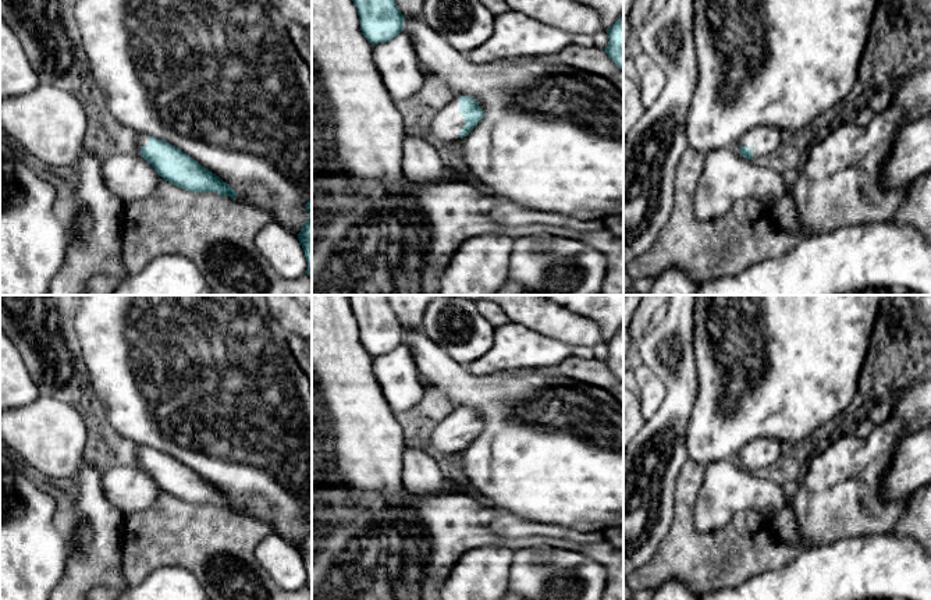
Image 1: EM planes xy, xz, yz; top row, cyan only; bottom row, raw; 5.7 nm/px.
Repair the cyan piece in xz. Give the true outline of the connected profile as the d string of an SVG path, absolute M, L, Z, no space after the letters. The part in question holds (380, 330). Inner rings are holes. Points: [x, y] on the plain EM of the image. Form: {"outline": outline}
{"outline": "M349 295L363 348L372 355L384 355L404 342L405 330L388 295Z"}

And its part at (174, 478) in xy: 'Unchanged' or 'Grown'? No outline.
Grown

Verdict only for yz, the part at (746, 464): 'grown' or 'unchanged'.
grown

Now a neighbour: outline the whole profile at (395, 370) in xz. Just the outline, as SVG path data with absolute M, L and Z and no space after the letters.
M402 342L395 349L373 356L373 373L392 412L401 413L417 405L424 395L412 349Z

